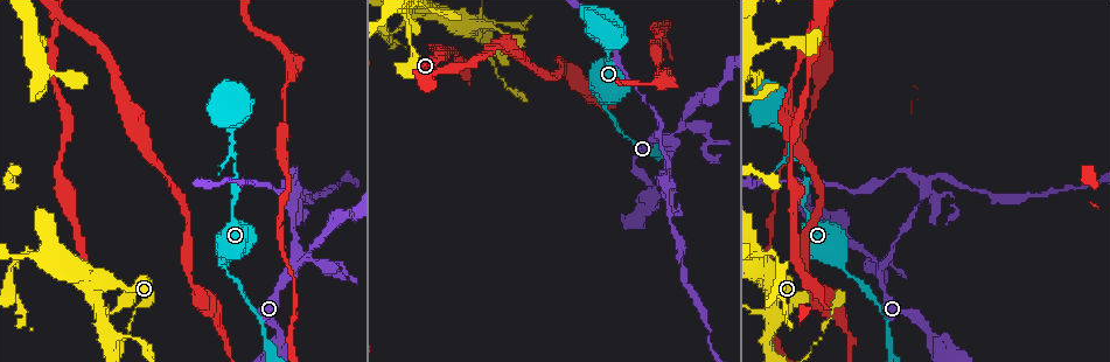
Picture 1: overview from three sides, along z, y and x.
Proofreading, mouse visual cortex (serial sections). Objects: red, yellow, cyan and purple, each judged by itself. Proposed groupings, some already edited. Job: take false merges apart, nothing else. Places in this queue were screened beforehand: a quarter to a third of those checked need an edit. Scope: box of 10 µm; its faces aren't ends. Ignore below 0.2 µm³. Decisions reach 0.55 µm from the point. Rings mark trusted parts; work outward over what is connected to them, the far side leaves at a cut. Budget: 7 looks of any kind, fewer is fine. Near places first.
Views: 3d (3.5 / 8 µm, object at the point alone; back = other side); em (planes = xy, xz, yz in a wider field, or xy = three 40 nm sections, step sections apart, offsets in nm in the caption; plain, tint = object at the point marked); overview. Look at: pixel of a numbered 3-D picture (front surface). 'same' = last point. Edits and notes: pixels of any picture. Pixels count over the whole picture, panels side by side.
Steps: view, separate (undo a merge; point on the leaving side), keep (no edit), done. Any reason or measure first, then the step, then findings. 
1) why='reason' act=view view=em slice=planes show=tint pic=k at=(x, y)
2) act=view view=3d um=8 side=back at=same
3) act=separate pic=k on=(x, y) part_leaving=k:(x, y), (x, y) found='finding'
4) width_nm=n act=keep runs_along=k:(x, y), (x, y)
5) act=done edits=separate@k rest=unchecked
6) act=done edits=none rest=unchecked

why='three arms meet' act=view view=3d um=3.5 pic=1 at=(880, 270)

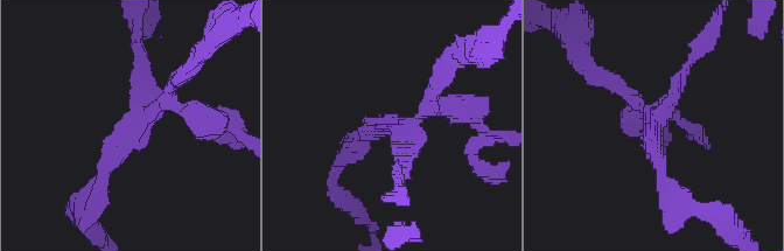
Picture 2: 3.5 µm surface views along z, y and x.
arms=3 arm_widths_nm=150,150,200 act=view view=em slice=xy step=1 show=plain pic=2 at=(140, 120)

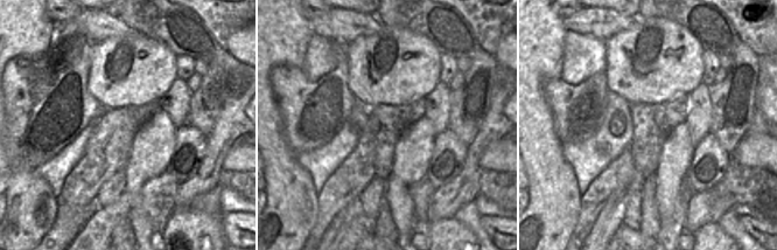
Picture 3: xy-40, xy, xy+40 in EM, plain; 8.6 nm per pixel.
why='with the object marked' act=view view=em slice=xy step=1 show=tint at=same

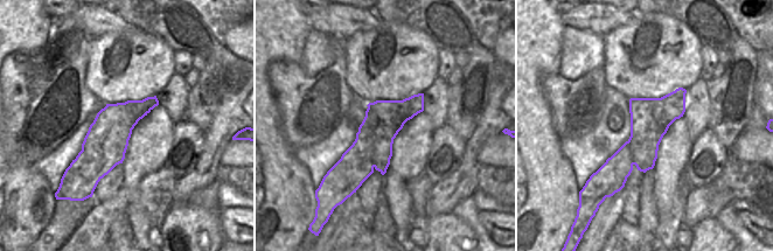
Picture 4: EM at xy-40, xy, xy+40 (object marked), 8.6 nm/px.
act=separate pic=2 on=(134, 77) found='a second cell is stuck on'

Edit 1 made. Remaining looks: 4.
why='see it whole again' act=view view=overview

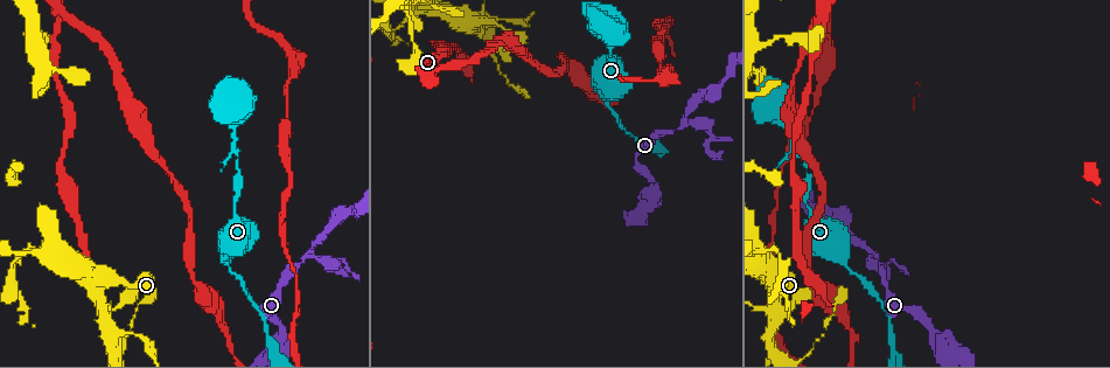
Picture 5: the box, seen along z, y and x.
why='calibre changes' act=view view=3d um=8 pic=5 at=(226, 261)

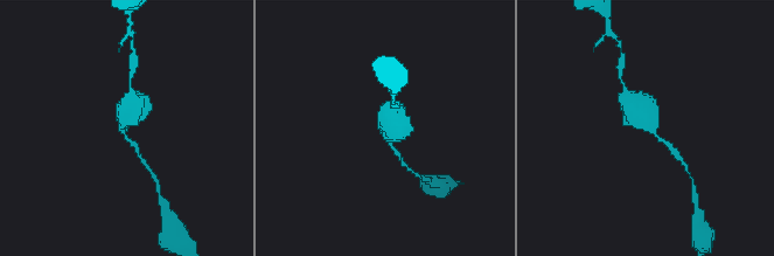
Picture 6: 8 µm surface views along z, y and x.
act=view view=3d um=3.5 at=same

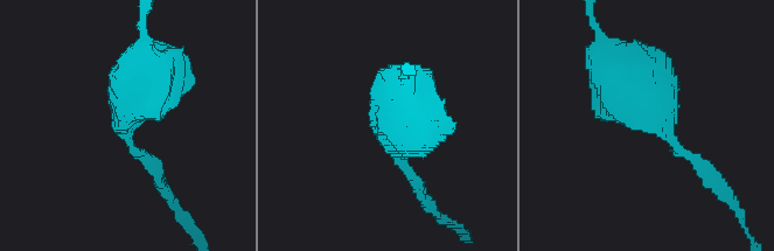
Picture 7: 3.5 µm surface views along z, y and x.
arm_widths_nm=150,800 why='now the EM' act=view view=em slice=xy step=3 show=tint pic=7 at=(133, 128)

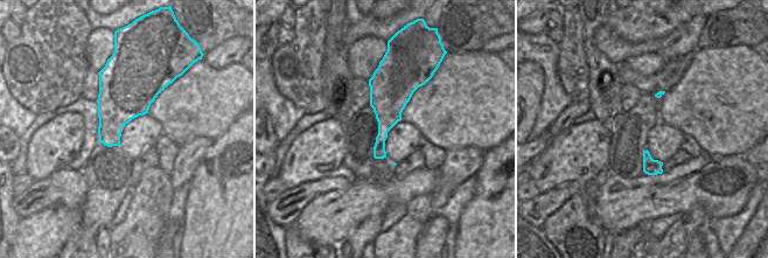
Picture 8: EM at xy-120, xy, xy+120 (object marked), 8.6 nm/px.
act=keep runs_along=7:(616, 70), (682, 152), (715, 178) found='continuous, no second cell'

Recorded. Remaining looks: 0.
act=done edits=separate@2 rest=unchecked

